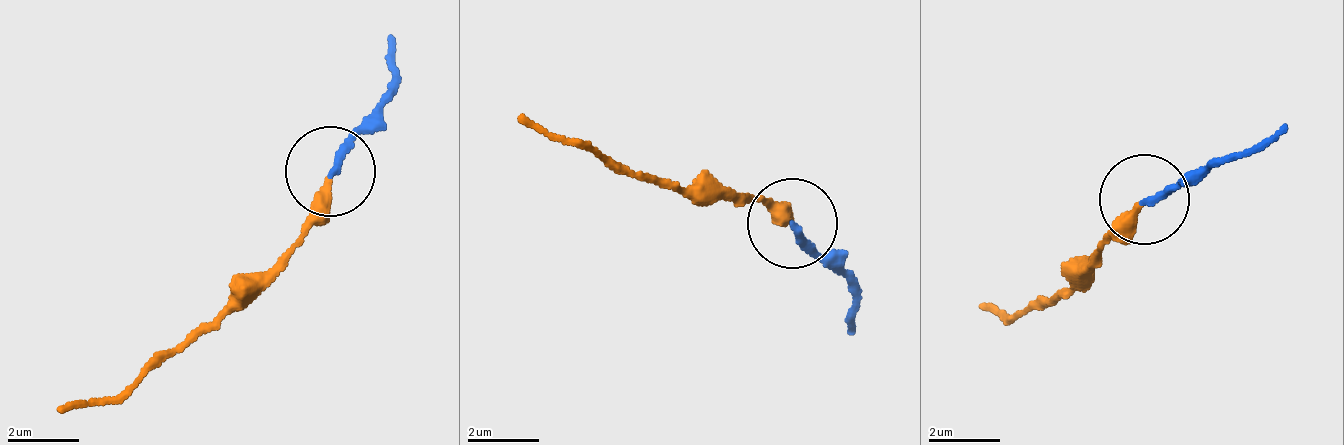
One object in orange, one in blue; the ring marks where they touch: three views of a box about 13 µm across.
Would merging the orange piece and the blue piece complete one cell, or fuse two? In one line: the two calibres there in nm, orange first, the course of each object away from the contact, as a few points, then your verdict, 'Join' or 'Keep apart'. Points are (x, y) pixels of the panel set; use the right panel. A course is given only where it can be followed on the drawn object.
Thickness 320 nm (orange) against 200 nm. Course of orange: (1141, 200), (1132, 226), (1098, 249), (1091, 275), (1014, 318), (981, 307). Course of blue: (1141, 200), (1229, 161), (1283, 124). Join

